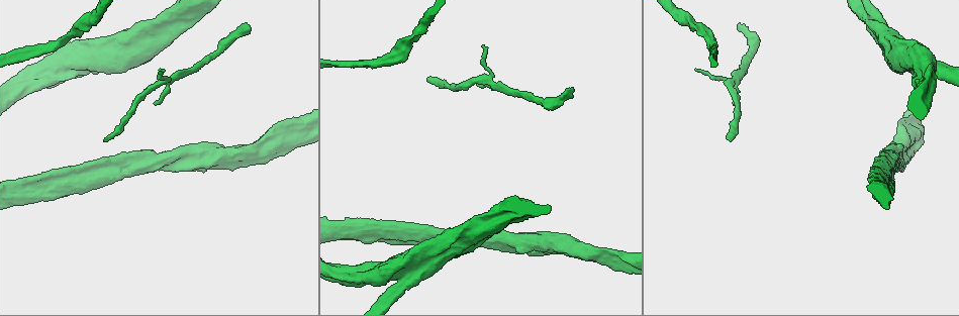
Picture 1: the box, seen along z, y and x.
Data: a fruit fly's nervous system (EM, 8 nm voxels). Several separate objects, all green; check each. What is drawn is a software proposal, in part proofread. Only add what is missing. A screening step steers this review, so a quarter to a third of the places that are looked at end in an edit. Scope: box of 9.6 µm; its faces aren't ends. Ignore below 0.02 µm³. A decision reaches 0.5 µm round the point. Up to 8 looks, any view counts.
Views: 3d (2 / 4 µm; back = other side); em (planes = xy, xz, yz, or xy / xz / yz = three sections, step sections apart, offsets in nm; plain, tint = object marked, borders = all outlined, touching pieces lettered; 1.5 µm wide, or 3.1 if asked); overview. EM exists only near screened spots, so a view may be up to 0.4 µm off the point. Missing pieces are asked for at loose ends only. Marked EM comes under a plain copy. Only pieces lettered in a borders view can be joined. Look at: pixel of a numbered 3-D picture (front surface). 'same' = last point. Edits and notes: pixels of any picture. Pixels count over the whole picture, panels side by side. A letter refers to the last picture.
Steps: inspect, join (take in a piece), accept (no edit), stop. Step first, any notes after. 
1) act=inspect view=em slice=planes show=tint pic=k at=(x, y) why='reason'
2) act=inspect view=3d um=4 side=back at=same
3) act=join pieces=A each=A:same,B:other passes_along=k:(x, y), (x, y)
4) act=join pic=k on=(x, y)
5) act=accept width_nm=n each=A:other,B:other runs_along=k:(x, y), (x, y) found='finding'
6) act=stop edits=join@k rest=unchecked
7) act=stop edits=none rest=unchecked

act=inspect view=em slice=planes show=tint pic=1 at=(899, 121) why='free end'

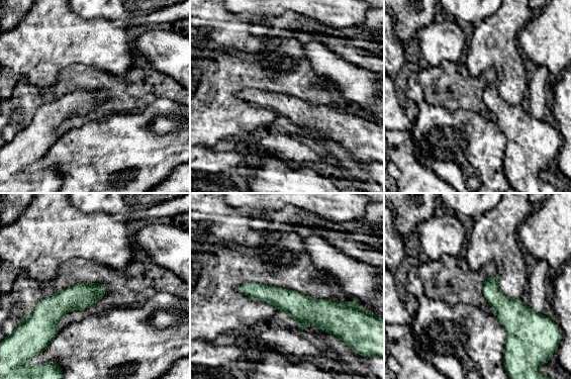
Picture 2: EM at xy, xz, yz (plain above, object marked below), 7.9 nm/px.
act=inspect view=em slice=planes show=borders at=same

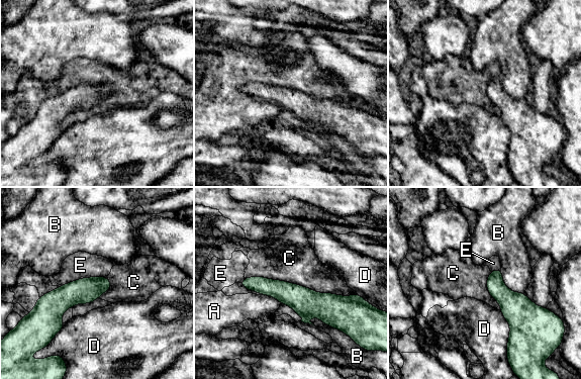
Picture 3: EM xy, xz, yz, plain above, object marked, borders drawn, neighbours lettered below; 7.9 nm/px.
act=accept longest_contact=C:850nm each=A:other,B:other,C:other,D:other,E:other runs_along=3:(244, 282), (302, 300), (341, 300) found='no lettered piece goes on from it'

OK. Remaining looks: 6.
act=inspect view=3d um=4 pic=1 at=(572, 89) why='an open end'

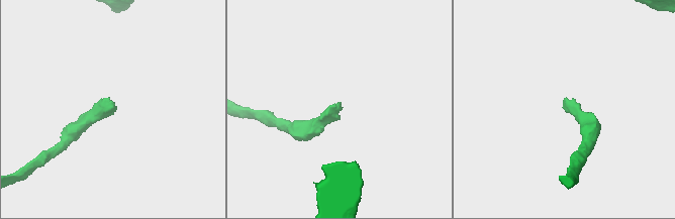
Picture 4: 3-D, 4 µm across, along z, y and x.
act=inspect view=em slice=xz step=8 show=borders pic=4 at=(563, 103)

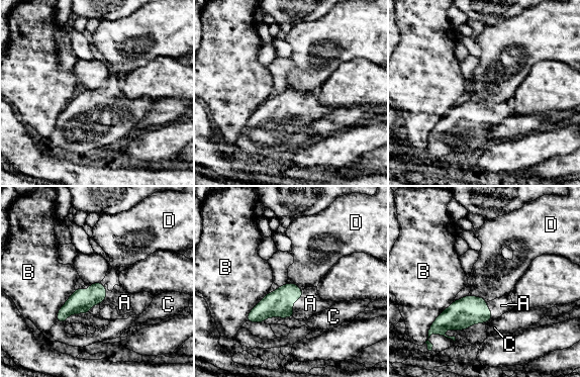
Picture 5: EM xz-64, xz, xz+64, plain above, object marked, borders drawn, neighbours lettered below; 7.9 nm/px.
act=join pieces=A width_nm=170 longest_contact=B:300nm each=A:same,B:other,C:other,D:other found='it goes on there'

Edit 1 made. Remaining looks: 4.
act=inspect view=3d um=4 pic=1 at=(366, 218) why='branch stops here'

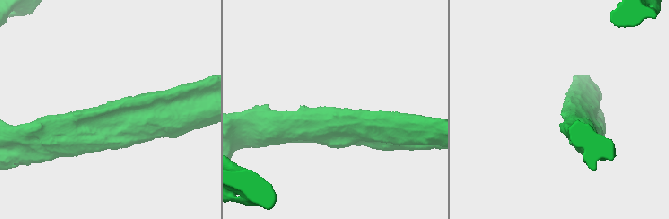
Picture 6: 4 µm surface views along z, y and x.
act=inspect view=em slice=planes show=borders pic=6 at=(108, 108)

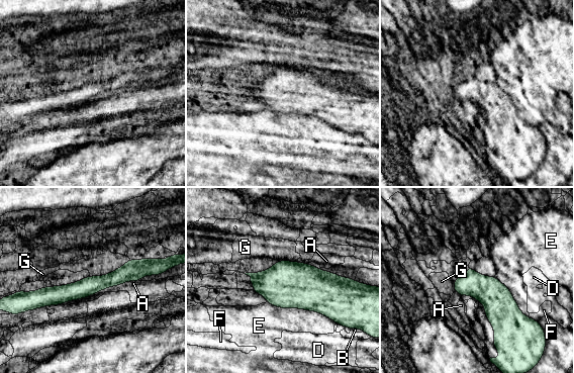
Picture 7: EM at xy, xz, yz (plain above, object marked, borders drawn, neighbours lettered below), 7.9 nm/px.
act=accept longest_contact=E:600nm each=A:other,B:other,D:other,E:other,F:other,G:other border=7:(266, 302), (314, 310), (335, 322) found='none of them fits'

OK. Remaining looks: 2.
act=stop edits=join@5 rest=unchecked

